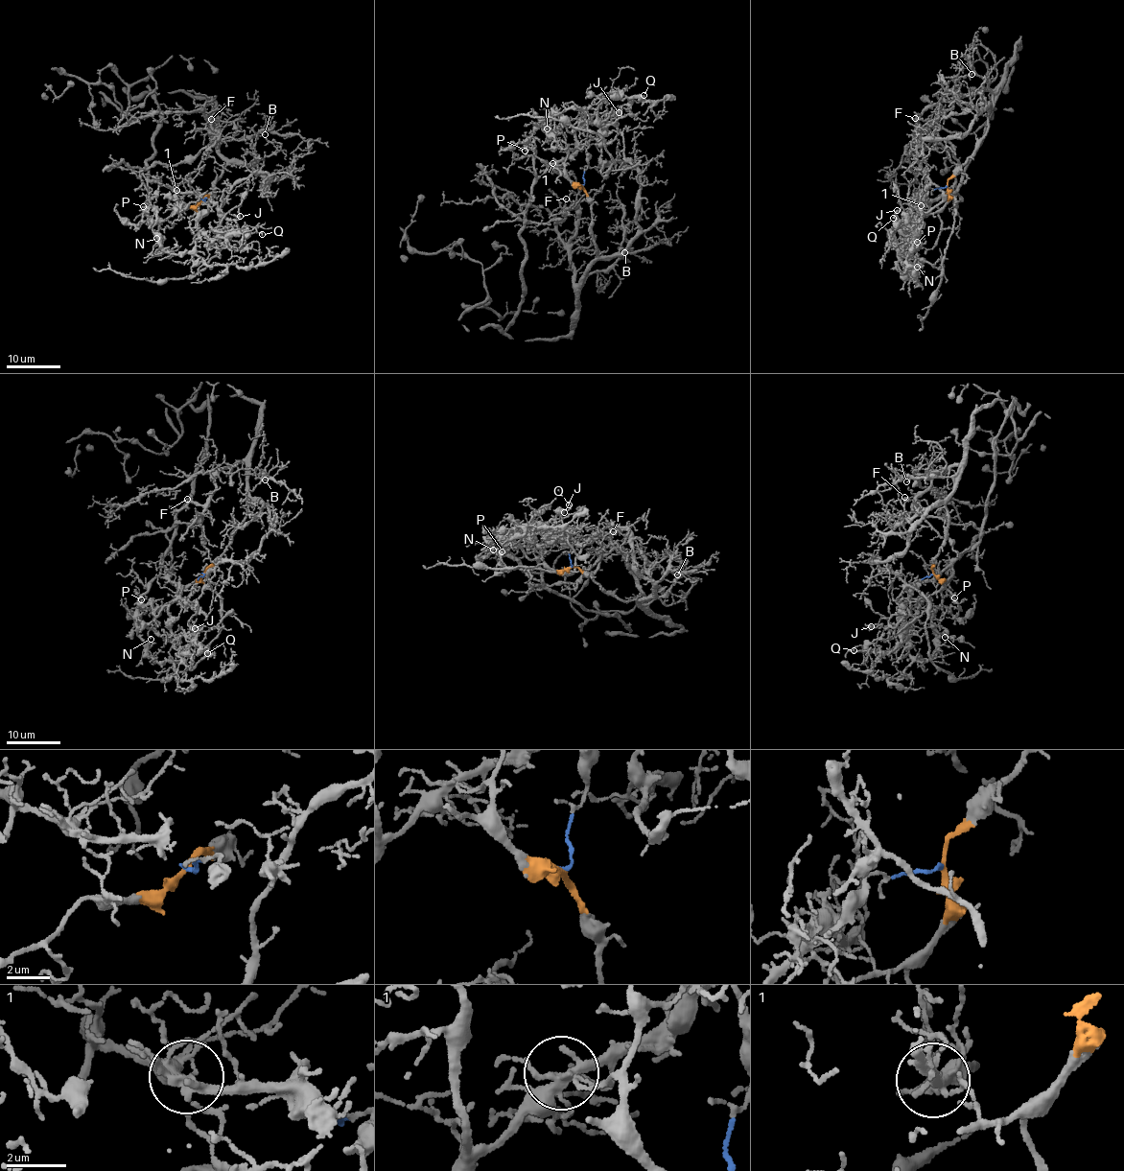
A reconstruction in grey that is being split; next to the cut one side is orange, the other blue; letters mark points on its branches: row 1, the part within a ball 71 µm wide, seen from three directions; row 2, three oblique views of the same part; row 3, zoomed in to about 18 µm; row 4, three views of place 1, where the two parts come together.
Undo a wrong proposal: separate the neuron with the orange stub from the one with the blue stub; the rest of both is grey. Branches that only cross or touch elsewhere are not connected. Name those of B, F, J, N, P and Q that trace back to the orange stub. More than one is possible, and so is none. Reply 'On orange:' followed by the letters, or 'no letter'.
On orange: B, F

